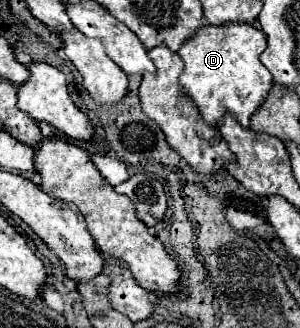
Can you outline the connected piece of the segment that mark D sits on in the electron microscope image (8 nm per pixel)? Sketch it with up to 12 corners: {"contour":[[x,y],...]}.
{"contour":[[206,25],[178,51],[180,85],[210,127],[242,127],[274,85],[266,37]]}

